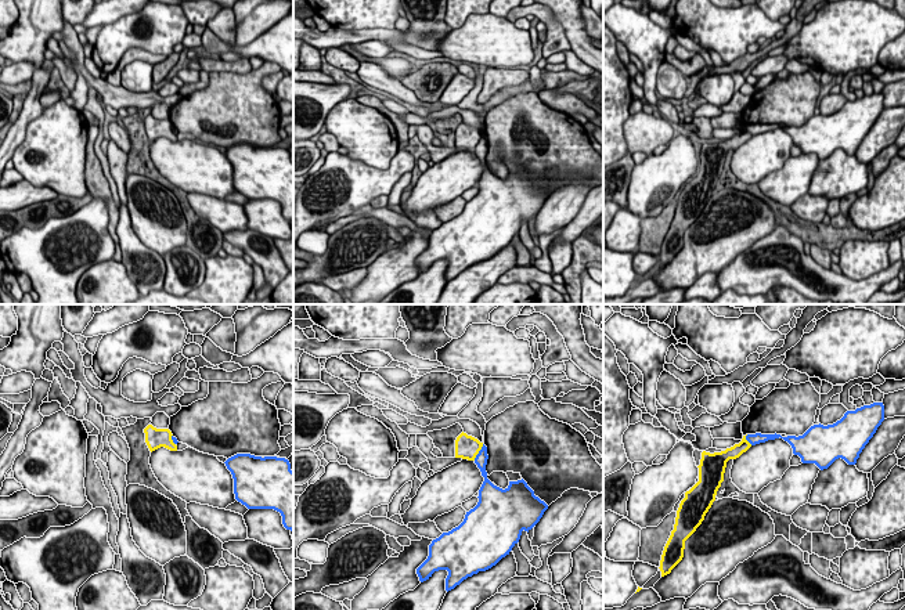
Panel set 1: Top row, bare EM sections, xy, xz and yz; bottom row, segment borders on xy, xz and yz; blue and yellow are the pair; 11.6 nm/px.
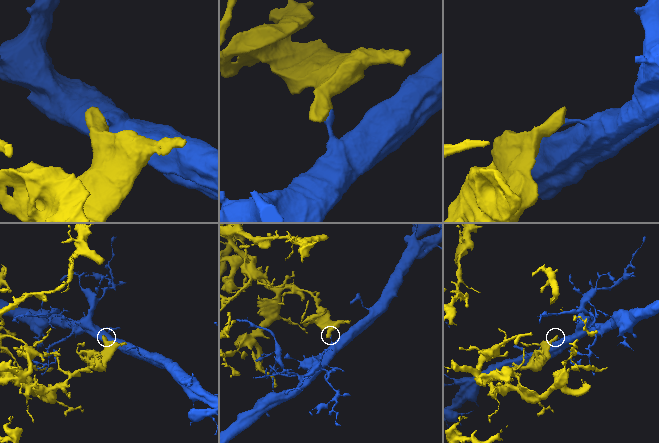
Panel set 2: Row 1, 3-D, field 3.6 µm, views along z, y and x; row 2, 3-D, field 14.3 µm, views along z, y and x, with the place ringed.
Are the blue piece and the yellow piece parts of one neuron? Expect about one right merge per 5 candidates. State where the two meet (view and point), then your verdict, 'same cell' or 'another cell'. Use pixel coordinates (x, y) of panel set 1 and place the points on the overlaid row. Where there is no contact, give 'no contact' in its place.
contact xz (479, 453); another cell

